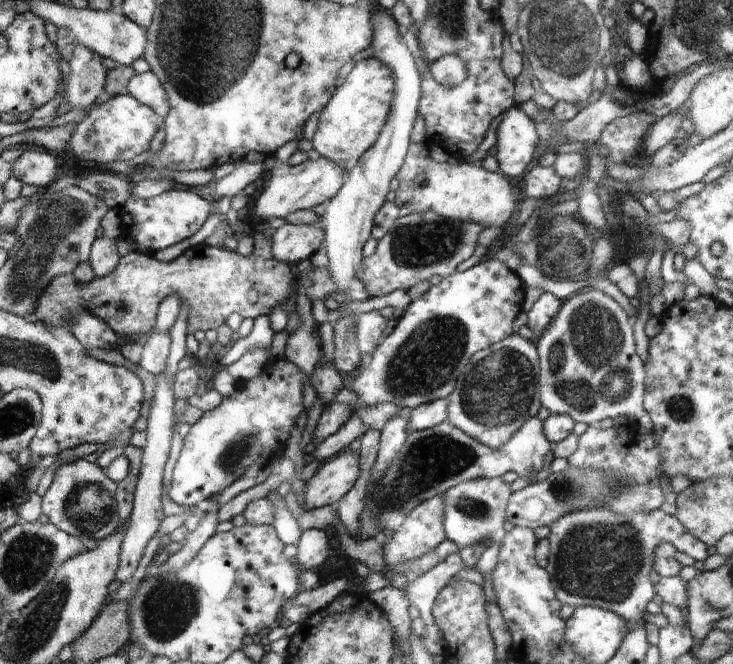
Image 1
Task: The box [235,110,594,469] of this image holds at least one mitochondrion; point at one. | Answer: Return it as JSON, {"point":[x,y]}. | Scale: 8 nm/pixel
{"point":[432,354]}

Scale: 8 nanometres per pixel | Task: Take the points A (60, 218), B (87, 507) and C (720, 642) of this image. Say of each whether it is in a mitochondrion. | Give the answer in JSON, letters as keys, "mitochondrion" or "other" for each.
{"A":"mitochondrion","B":"mitochondrion","C":"other"}

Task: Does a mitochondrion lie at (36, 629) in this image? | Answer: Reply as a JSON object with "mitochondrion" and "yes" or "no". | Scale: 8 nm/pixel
{"mitochondrion":"yes"}

